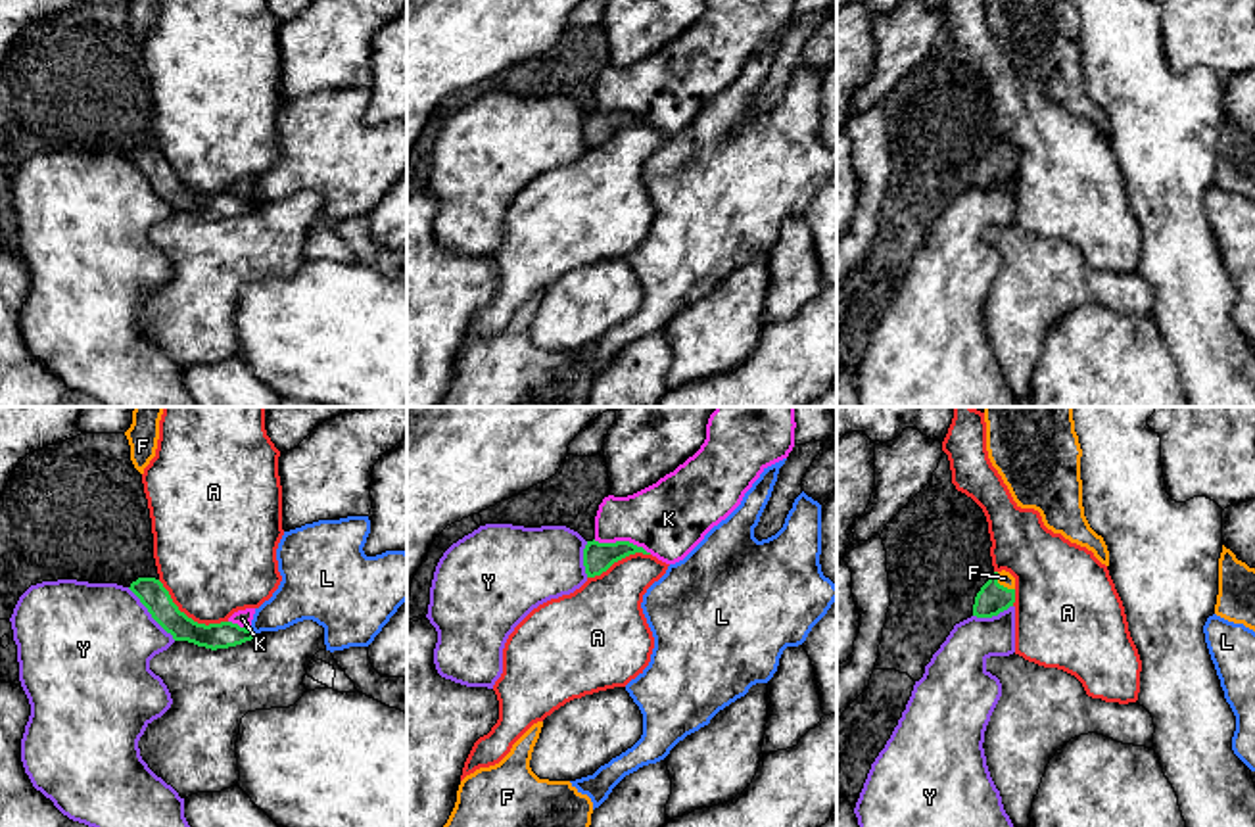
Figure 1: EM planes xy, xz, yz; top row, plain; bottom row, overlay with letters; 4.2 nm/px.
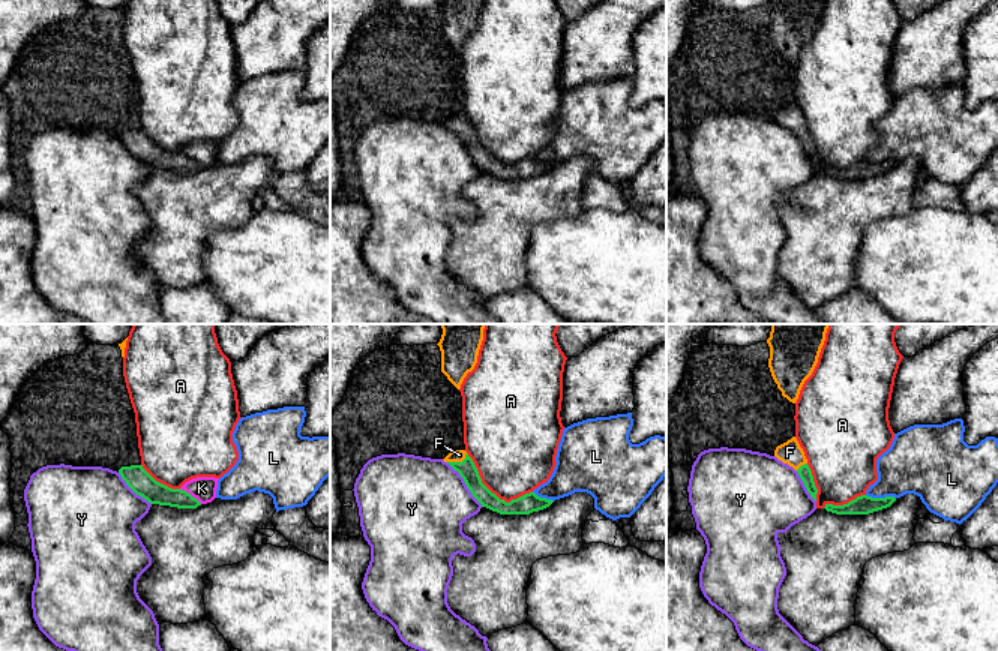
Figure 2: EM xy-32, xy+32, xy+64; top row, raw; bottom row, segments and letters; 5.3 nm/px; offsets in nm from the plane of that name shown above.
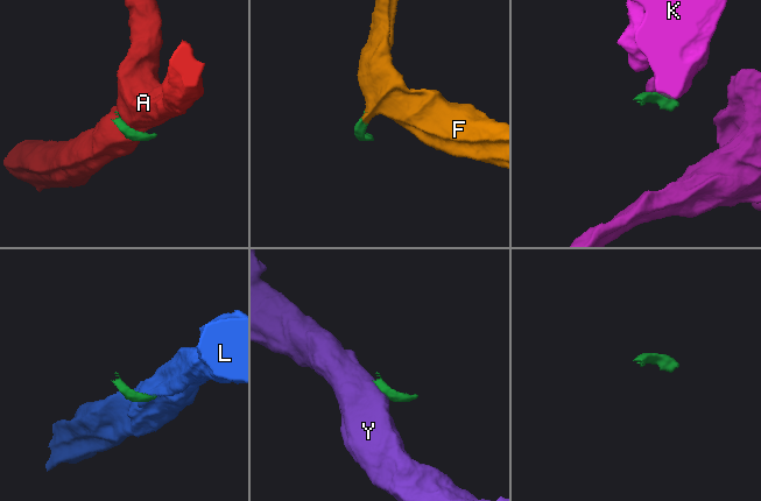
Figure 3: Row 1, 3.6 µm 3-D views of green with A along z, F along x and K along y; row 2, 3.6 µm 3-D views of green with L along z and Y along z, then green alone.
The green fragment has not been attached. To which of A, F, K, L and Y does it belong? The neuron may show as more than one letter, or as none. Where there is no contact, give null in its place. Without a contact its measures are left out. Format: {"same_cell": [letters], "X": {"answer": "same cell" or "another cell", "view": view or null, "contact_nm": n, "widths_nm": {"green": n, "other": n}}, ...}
{"same_cell": ["F"], "A": {"answer": "another cell", "view": "xy", "contact_nm": 340, "widths_nm": {"green": 120, "other": 440}}, "F": {"answer": "same cell", "view": "yz", "contact_nm": 110, "widths_nm": {"green": 130, "other": 60}}, "K": {"answer": "another cell", "view": "xz", "contact_nm": 260, "widths_nm": {"green": 130, "other": 320}}, "L": {"answer": "another cell", "view": null}, "Y": {"answer": "another cell", "view": "xy", "contact_nm": 300, "widths_nm": {"green": 120, "other": 460}}}

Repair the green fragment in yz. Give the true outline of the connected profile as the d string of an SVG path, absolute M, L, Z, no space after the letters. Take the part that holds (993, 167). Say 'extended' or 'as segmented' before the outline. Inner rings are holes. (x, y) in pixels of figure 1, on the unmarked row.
extended | M1002 140L994 142L975 167L973 186L992 188L1015 173L1015 148Z

